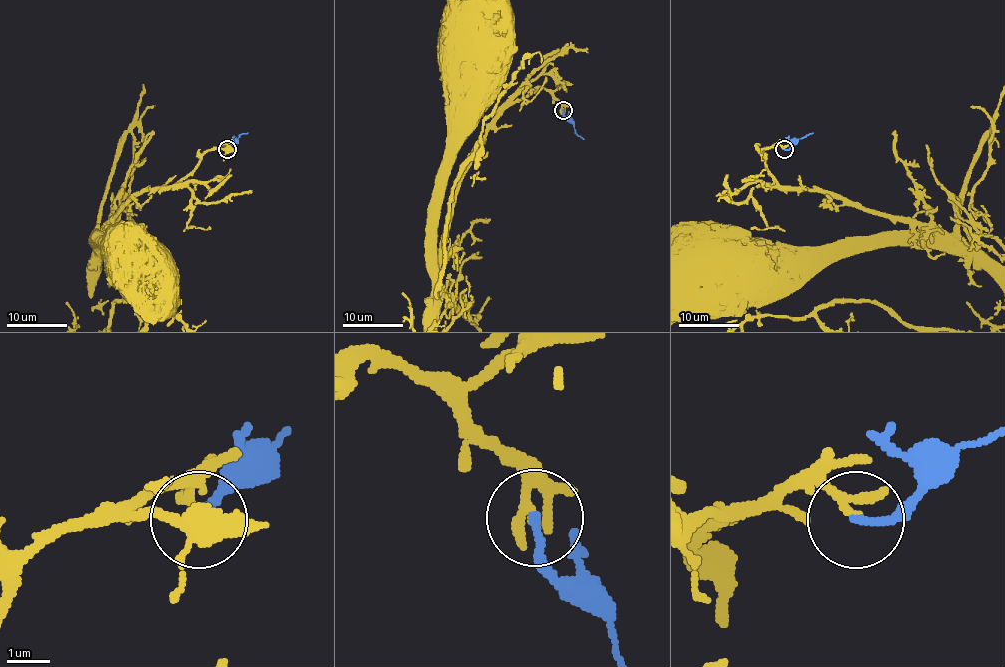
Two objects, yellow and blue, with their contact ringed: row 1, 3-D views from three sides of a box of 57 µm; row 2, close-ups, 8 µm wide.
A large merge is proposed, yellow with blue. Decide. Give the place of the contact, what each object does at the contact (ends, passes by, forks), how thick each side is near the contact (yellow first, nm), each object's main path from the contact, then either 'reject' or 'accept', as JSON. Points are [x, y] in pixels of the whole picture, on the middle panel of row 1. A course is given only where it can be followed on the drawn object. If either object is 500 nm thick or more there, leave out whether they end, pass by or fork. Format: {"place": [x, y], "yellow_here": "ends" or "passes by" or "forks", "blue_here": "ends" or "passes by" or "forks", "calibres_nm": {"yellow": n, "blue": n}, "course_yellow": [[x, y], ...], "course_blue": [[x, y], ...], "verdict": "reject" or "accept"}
{"place": [563, 110], "yellow_here": "ends", "blue_here": "ends", "calibres_nm": {"yellow": 280, "blue": 180}, "course_yellow": [[562, 110], [541, 87], [493, 122], [460, 182], [436, 259], [454, 96], [469, 81], [478, 51], [489, 47]], "course_blue": [[562, 110], [574, 131], [583, 138]], "verdict": "reject"}

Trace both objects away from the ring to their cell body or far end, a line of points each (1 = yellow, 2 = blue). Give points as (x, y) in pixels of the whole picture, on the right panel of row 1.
1: (784, 149), (773, 144), (761, 153), (782, 186), (823, 189), (925, 224), (933, 233), (770, 248), (721, 266)
2: (784, 149), (812, 132)

